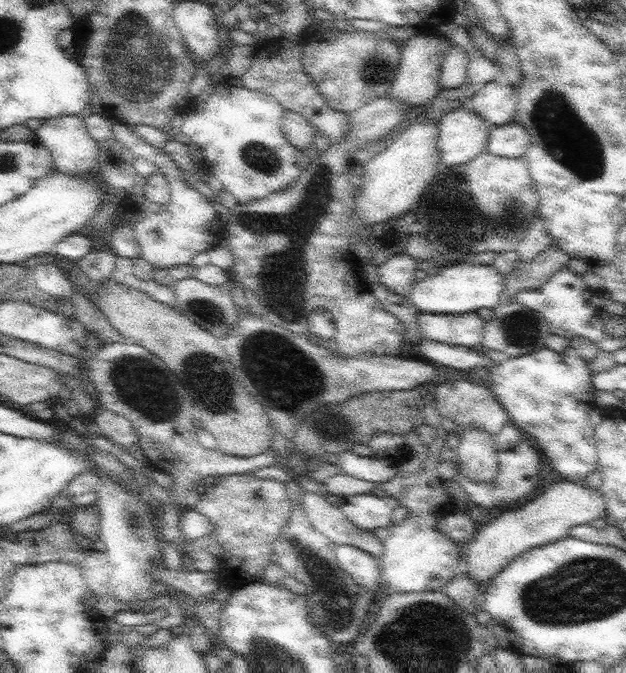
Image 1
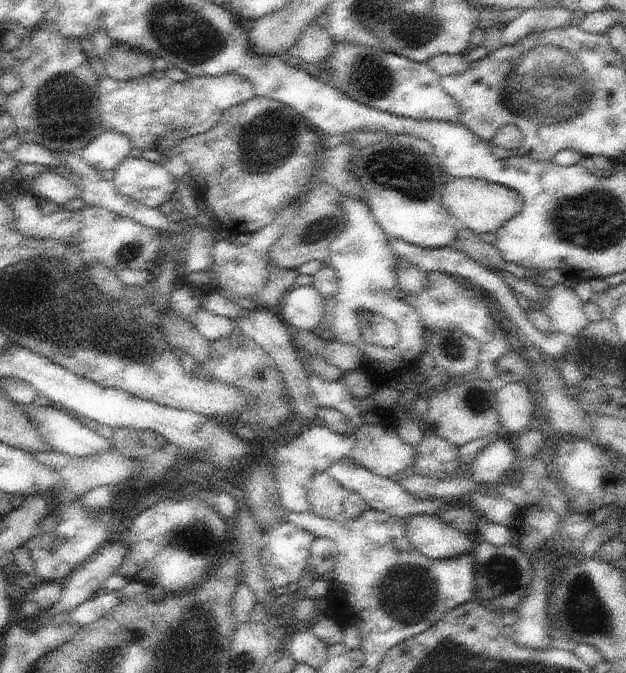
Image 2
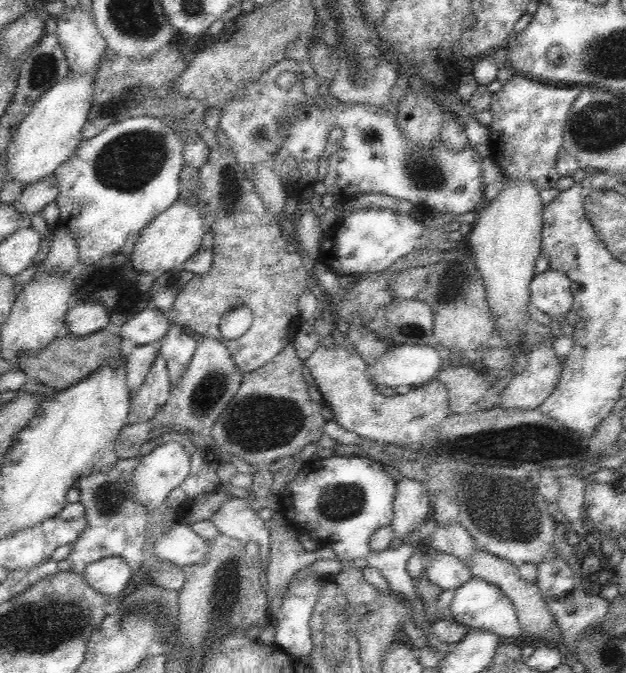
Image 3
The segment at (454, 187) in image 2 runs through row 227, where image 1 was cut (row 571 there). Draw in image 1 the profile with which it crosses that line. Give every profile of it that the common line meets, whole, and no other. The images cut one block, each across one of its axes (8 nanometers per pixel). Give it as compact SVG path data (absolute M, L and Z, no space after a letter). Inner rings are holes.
M557 482L547 486L537 498L527 502L521 508L507 510L497 518L487 518L481 526L477 526L477 534L473 542L467 542L461 552L461 570L475 580L481 588L489 586L499 572L503 572L511 562L519 556L527 554L531 548L543 548L549 542L563 540L571 528L579 528L579 524L587 524L591 520L603 518L607 514L607 506L593 488L581 488L575 482Z

